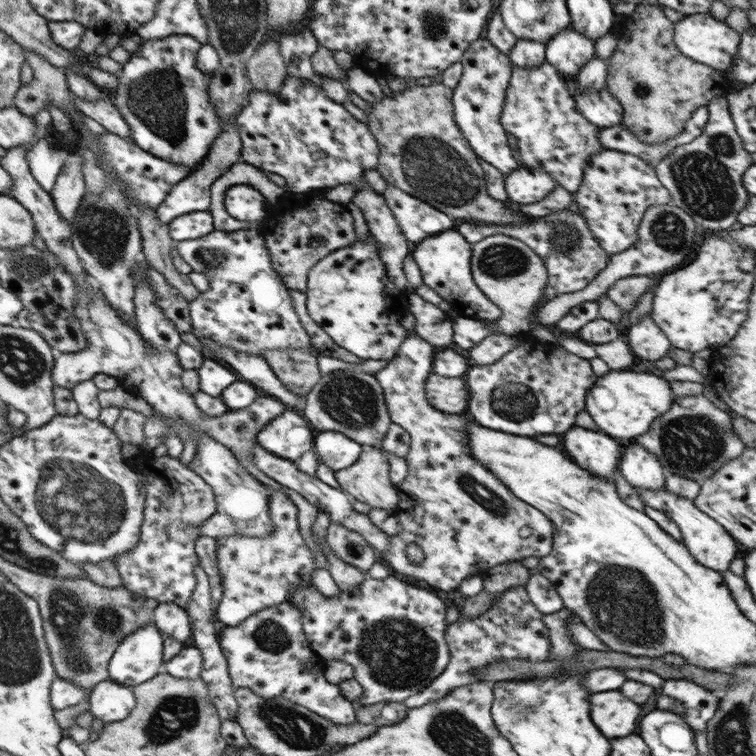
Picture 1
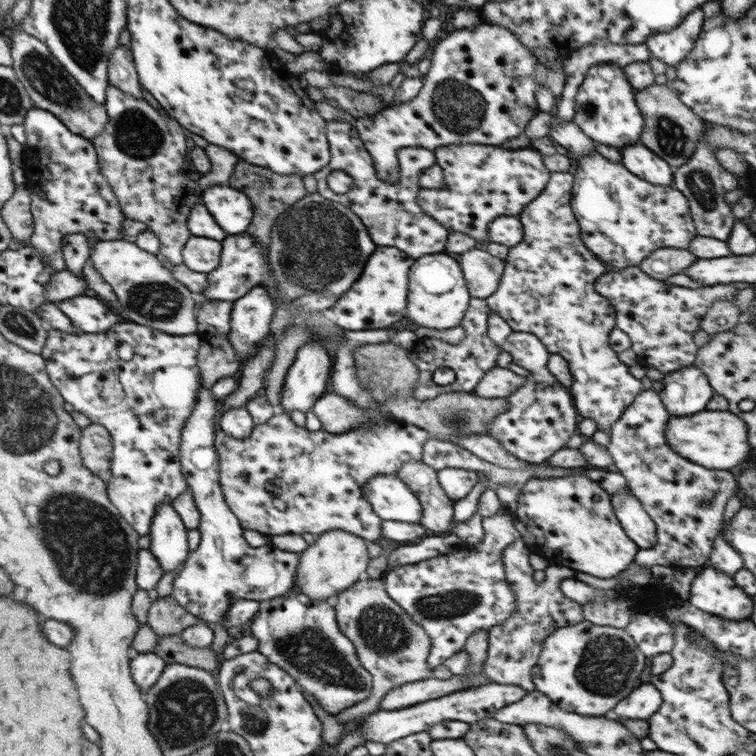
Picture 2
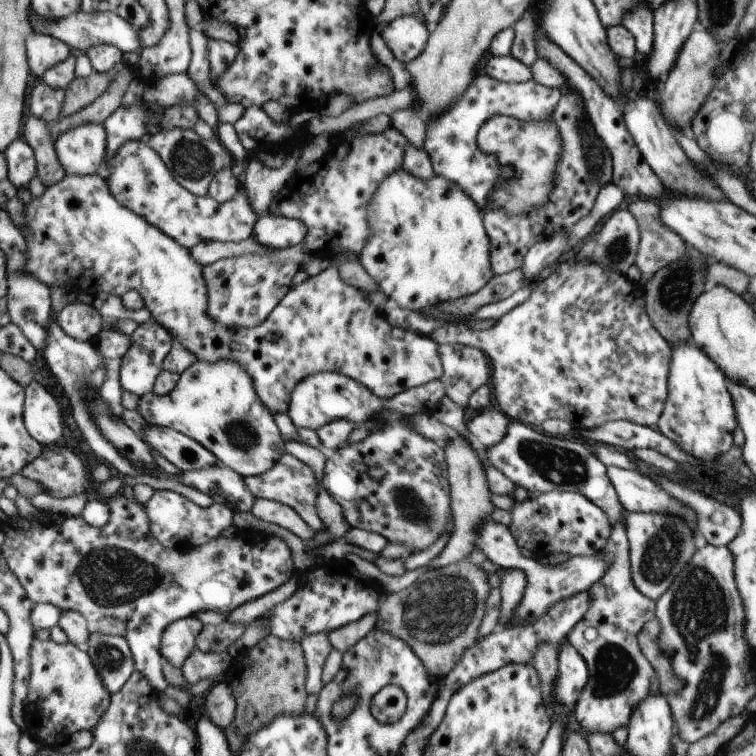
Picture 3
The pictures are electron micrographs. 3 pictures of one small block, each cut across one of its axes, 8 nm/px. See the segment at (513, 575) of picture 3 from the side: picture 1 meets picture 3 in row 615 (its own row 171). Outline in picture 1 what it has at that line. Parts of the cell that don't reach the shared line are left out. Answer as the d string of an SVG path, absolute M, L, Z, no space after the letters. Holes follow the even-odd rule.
M486 38L471 41L459 62L462 64L462 71L455 88L452 88L453 121L475 156L507 175L519 168L511 154L505 131L499 124L499 113L510 79L511 62L505 53L501 53Z

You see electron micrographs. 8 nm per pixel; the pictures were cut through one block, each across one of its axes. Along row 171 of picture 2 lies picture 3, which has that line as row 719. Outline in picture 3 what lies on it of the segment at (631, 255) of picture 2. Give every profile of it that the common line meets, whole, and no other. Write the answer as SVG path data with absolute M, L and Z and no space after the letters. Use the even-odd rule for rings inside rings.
M615 522L610 526L611 532L607 537L605 546L599 550L597 556L601 556L607 562L607 570L597 582L594 582L587 590L589 606L579 622L567 633L565 642L575 647L575 650L583 657L588 675L587 684L575 701L571 714L576 722L588 733L612 734L616 728L627 726L631 710L643 700L645 696L659 694L659 680L654 676L651 664L645 660L637 642L637 633L644 622L653 620L655 614L655 601L645 598L631 582L631 568L629 566L629 546L626 537L624 522Z

